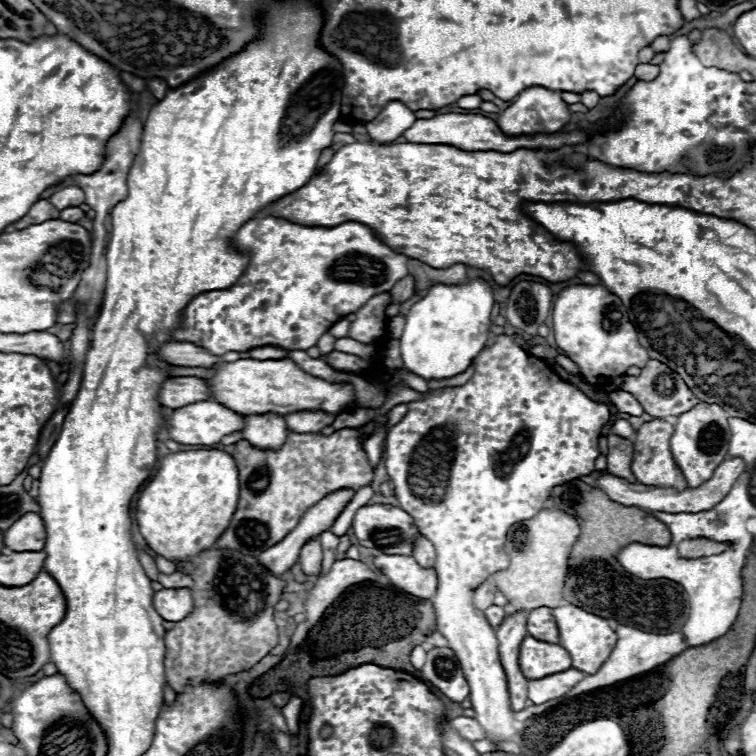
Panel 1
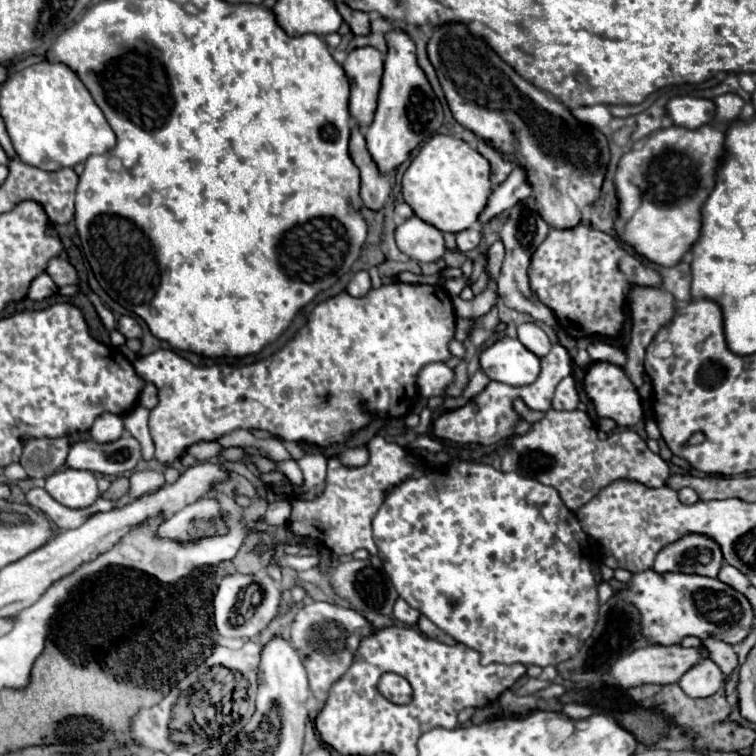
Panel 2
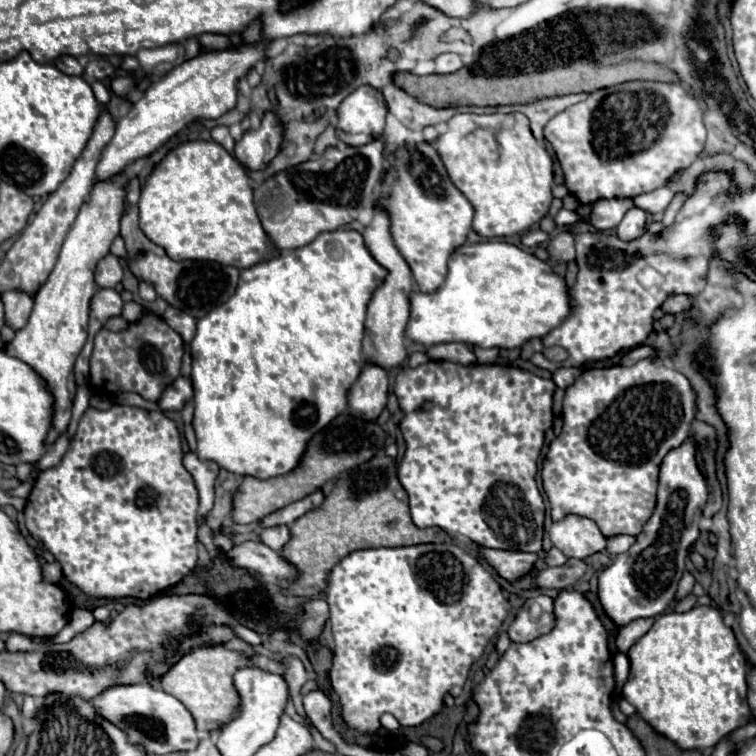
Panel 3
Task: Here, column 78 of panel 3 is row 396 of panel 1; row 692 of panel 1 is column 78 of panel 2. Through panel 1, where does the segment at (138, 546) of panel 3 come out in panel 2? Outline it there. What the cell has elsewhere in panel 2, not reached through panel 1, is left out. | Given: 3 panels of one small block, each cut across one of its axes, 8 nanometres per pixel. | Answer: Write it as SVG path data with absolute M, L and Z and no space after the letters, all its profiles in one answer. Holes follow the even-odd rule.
M58 470L46 478L44 488L66 508L86 508L98 498L96 476L88 470Z

